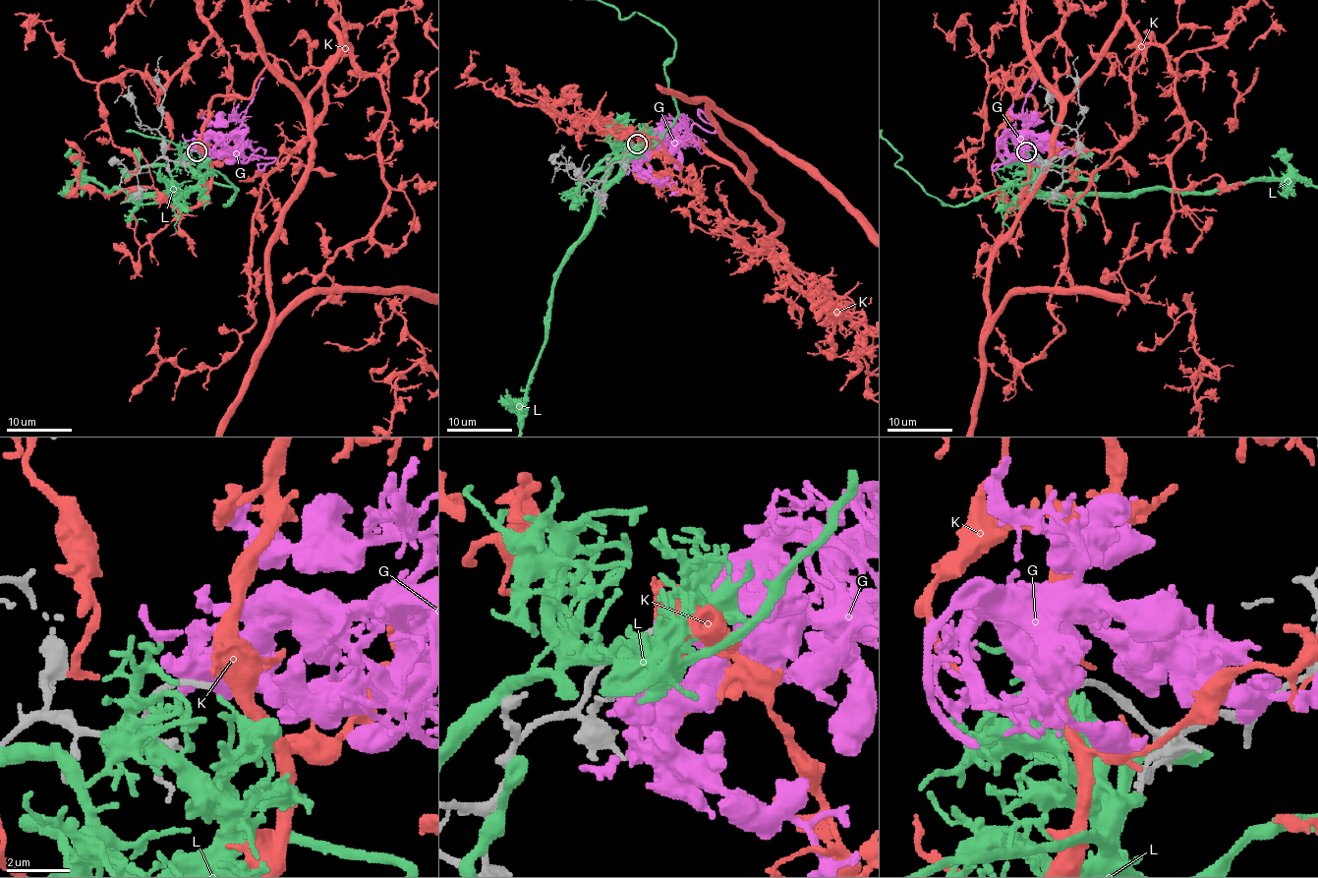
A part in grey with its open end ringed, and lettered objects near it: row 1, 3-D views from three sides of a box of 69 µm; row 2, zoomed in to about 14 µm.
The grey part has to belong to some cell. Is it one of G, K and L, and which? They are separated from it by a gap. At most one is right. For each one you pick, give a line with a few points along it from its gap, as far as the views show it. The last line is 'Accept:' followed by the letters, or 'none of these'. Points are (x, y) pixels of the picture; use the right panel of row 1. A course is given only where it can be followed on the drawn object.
Accept: none of these

